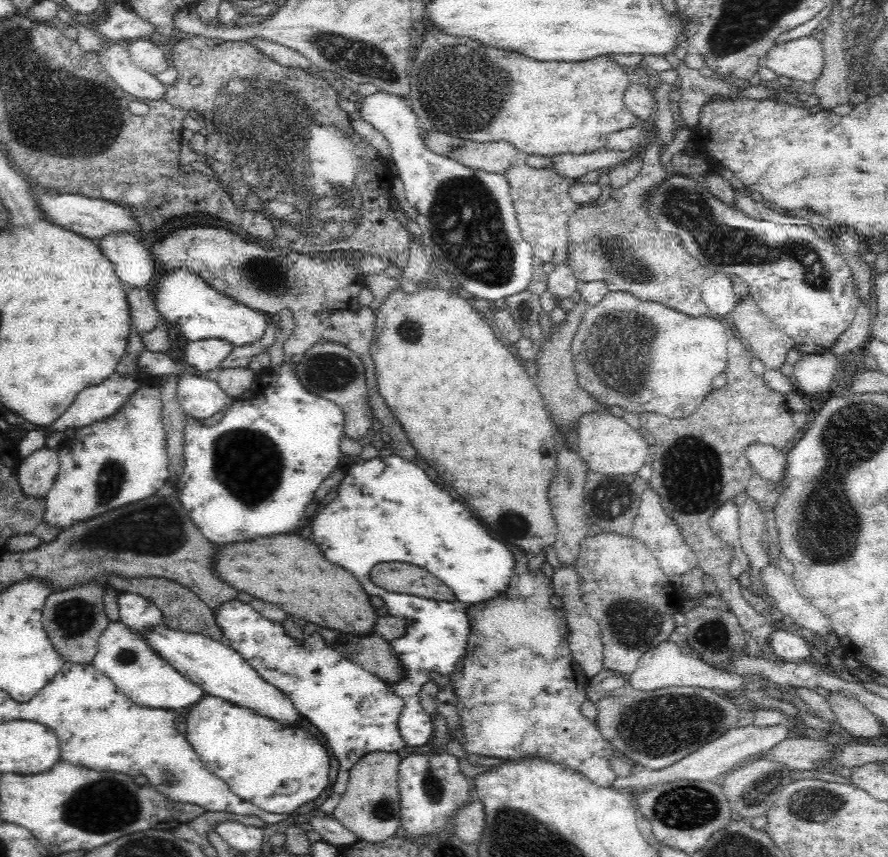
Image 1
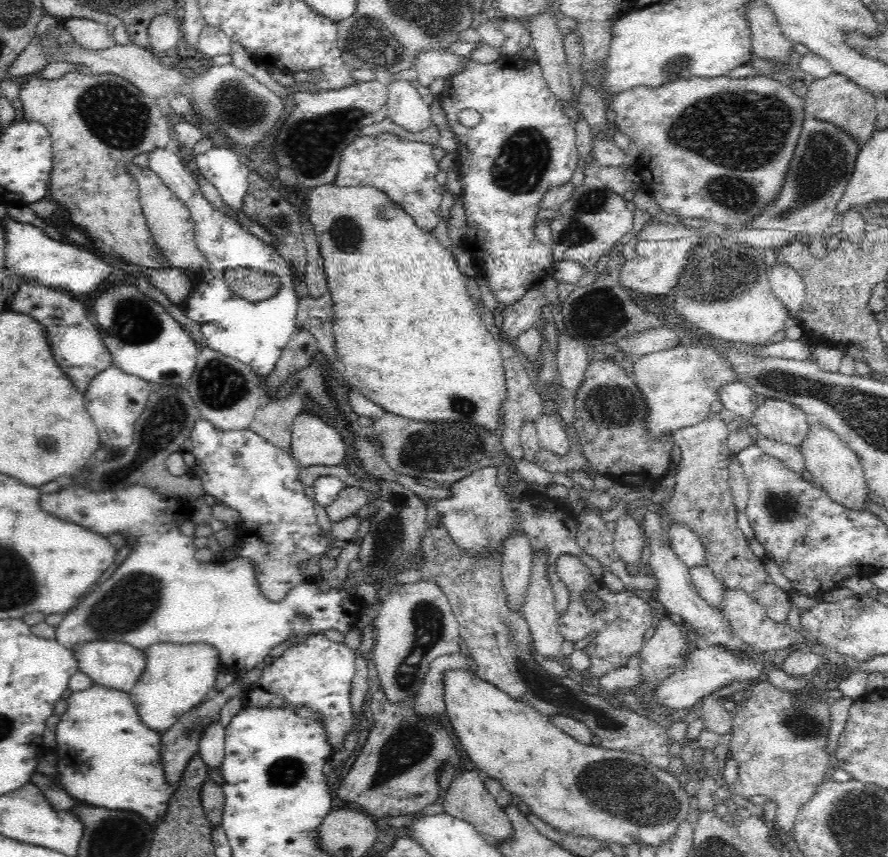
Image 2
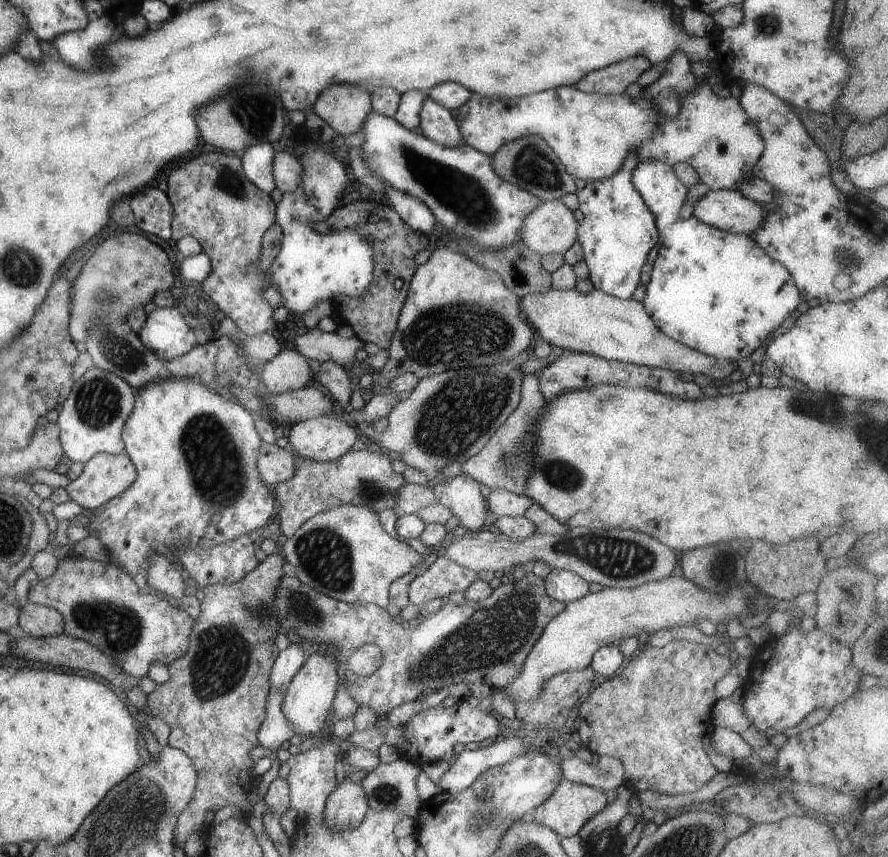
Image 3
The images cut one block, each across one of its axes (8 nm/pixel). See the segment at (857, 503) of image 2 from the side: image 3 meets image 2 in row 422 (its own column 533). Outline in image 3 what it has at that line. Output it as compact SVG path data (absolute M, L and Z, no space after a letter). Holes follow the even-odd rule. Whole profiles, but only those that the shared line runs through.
M561 779L551 796L535 808L533 822L555 830L555 834L560 838L571 837L579 832L581 826L591 816L595 816L597 812L601 812L607 806L606 802L607 798L601 790Z

